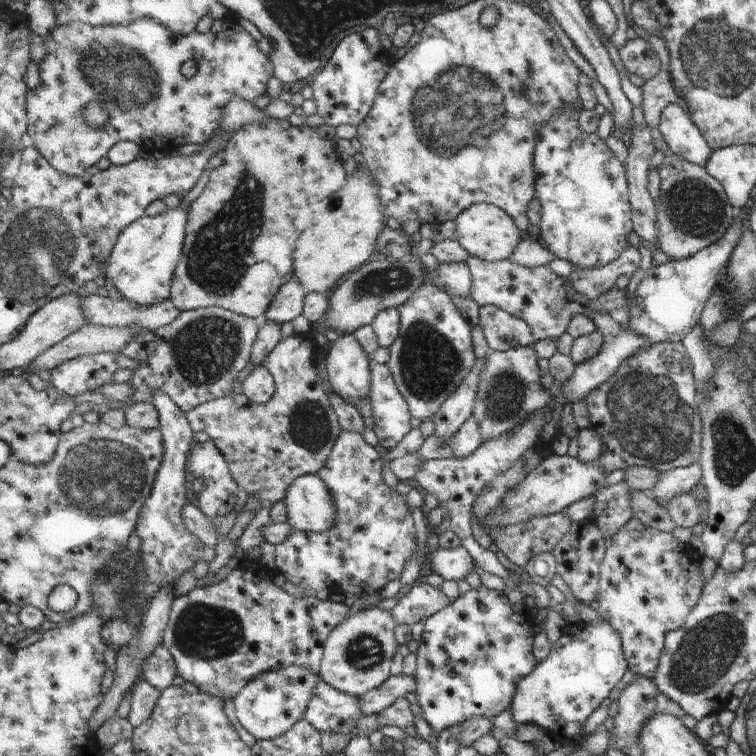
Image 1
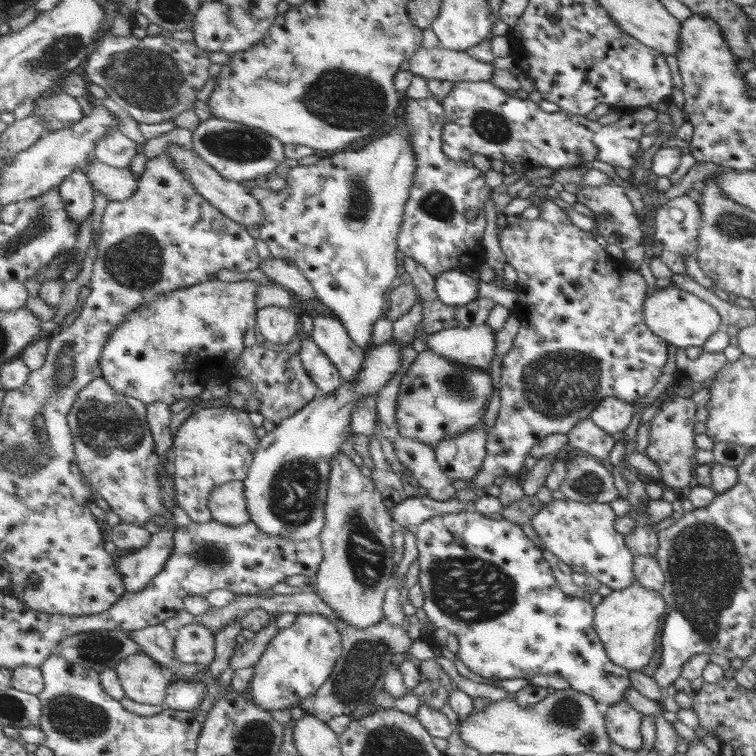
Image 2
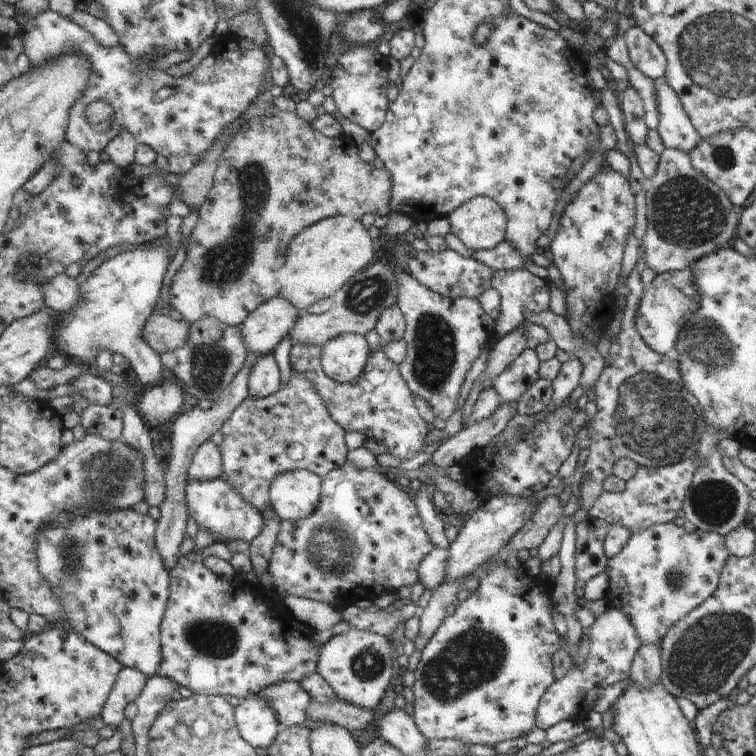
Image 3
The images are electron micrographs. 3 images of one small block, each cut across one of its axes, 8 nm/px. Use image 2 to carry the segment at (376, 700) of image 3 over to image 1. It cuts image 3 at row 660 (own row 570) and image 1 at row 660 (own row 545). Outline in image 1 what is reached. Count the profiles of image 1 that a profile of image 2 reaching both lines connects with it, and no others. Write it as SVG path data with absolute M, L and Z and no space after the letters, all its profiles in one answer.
M367 608L349 616L335 632L331 632L325 648L321 678L341 692L363 698L367 692L381 688L391 678L391 664L397 654L395 614L385 608Z

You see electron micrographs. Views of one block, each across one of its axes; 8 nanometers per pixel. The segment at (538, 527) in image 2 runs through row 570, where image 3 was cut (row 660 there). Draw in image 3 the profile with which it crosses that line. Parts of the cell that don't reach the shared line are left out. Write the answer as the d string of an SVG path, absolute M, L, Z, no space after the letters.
M609 610L603 616L595 618L593 626L589 628L587 660L583 662L583 666L571 664L571 670L561 680L553 680L553 684L541 696L539 706L535 710L537 728L547 732L549 728L565 720L583 722L587 714L593 710L595 700L599 700L599 696L609 684L615 684L619 680L629 680L631 662L639 646L641 646L641 640L635 632L635 626L631 624L629 616L625 616L621 610Z

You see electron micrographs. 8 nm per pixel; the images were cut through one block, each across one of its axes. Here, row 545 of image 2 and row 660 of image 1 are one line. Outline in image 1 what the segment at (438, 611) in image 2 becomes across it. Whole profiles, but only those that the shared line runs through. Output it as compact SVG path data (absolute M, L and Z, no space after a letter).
M487 588L469 590L463 596L455 598L451 604L425 618L421 640L415 652L415 698L421 708L423 720L433 728L433 732L441 732L443 728L463 724L471 718L487 718L493 720L497 712L509 708L511 698L515 694L515 684L519 678L527 676L537 664L531 656L531 640L535 636L529 614L515 614L511 602L503 592L493 592Z

